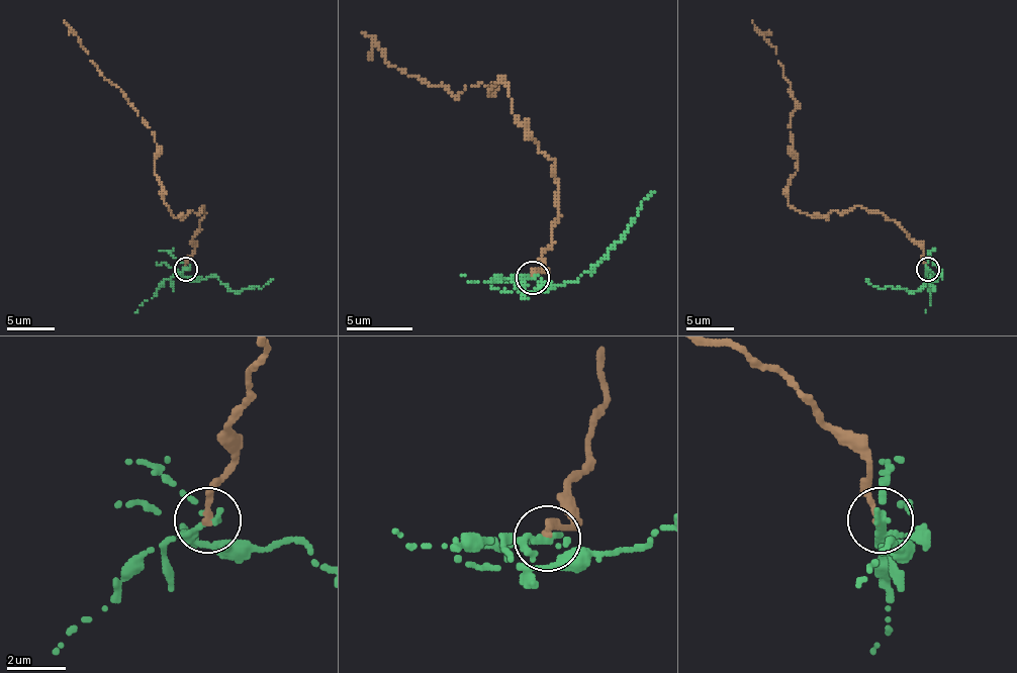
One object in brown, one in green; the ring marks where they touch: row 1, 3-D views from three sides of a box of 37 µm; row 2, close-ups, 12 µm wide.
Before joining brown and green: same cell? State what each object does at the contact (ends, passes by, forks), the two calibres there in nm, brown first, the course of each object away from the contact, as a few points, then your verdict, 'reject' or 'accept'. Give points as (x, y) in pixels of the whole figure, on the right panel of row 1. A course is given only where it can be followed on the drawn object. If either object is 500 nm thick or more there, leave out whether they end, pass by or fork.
brown ends there; green forks there; 220 nm thick on the brown side, 180 nm on the other; brown runs (925, 270), (921, 249), (881, 212), (859, 205), (812, 217), (788, 203), (798, 103), (775, 49), (752, 20); green runs (928, 270), (937, 277), (930, 277), (916, 291), (893, 286), (877, 289), (866, 279); reject

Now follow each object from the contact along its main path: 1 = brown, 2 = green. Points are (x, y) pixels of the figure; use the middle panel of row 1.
1: (532, 275), (545, 269), (558, 212), (555, 162), (501, 82), (455, 96), (391, 66), (362, 32)
2: (532, 279), (525, 282), (528, 292), (548, 292), (574, 282), (602, 262), (628, 228), (638, 208), (654, 192)

